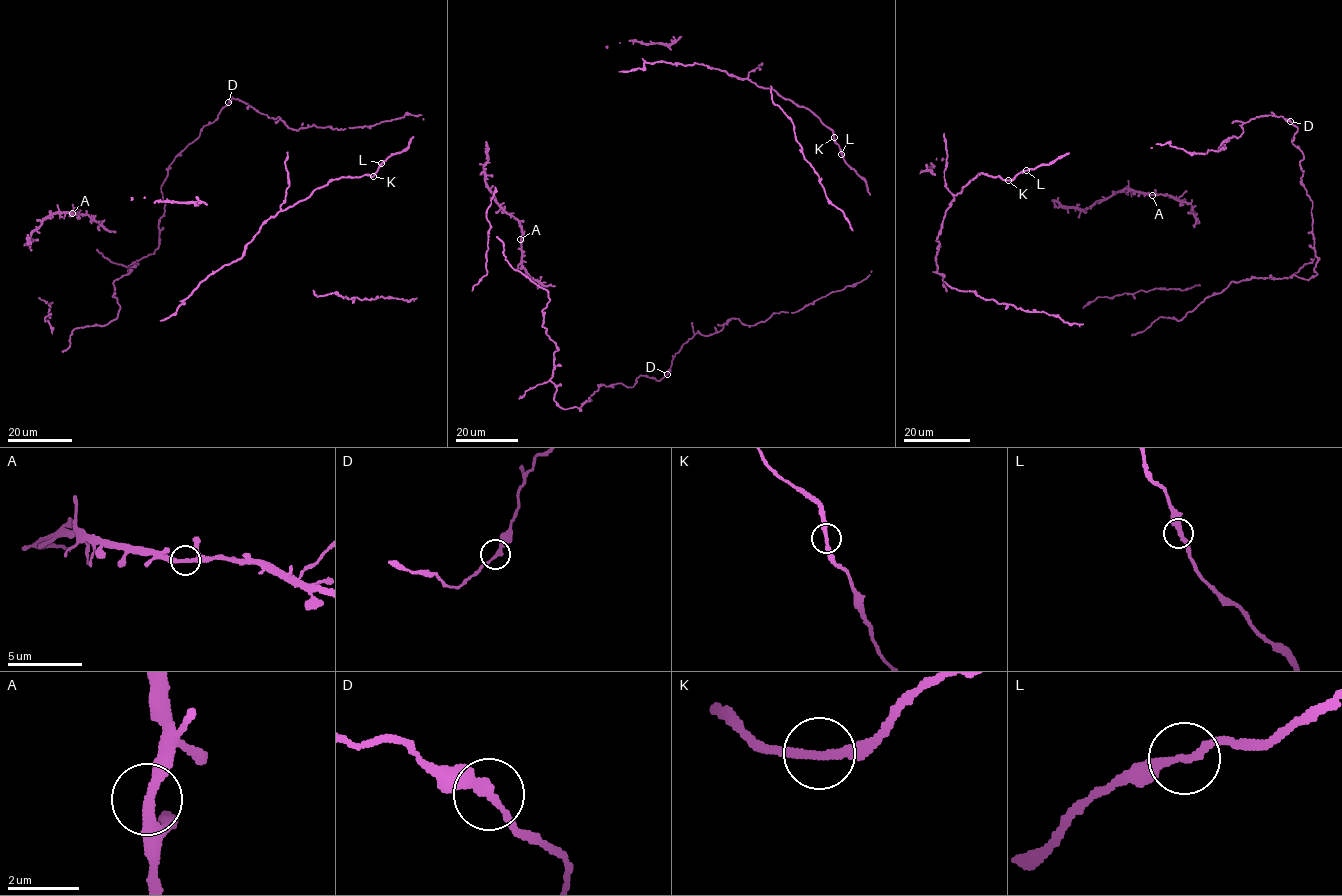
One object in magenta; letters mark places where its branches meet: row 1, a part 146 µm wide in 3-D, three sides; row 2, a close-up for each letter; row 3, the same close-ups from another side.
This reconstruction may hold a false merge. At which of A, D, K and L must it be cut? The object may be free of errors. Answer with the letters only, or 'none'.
none

